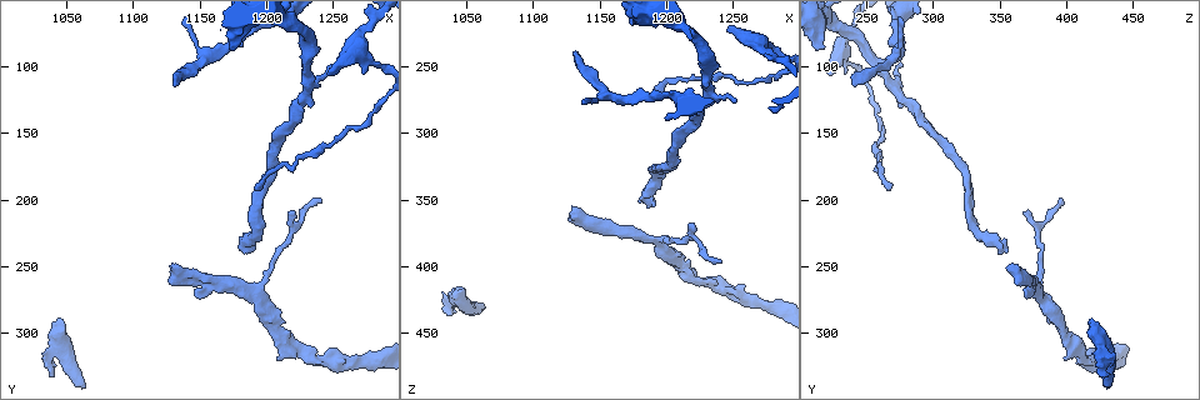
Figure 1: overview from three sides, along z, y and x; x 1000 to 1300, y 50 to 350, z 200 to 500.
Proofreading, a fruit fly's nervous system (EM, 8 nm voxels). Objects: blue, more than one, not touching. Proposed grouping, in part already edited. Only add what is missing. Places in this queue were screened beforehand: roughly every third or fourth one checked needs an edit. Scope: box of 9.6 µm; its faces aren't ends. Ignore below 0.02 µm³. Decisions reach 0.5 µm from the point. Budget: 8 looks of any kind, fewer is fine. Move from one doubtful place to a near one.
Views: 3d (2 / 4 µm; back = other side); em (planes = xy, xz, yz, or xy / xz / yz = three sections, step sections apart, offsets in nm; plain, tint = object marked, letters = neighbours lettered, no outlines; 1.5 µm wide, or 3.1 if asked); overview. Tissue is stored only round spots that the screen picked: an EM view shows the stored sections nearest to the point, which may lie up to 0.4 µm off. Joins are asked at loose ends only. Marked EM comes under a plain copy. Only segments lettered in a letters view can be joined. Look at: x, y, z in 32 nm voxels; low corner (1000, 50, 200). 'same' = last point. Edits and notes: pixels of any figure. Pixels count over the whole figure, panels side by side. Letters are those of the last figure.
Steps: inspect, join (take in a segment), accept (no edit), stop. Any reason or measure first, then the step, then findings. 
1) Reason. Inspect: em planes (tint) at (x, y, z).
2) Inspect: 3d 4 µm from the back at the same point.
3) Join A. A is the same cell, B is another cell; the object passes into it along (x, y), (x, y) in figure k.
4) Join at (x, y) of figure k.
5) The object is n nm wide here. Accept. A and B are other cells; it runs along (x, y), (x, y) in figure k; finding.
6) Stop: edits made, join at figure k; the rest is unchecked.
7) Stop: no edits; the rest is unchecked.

Free end. Inspect: 3d 4 µm at (1128, 114, 240).

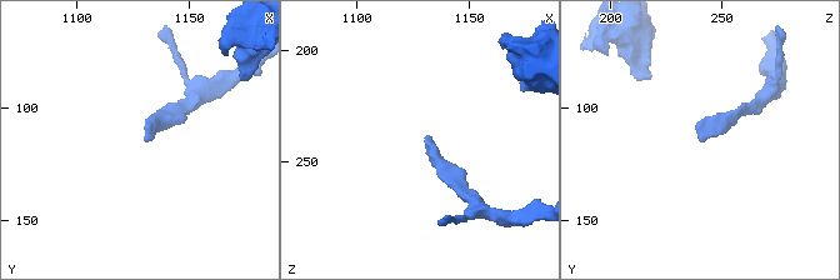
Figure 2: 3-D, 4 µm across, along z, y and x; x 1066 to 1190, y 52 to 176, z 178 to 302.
Inspect: em planes (letters) at (1129, 114, 239).

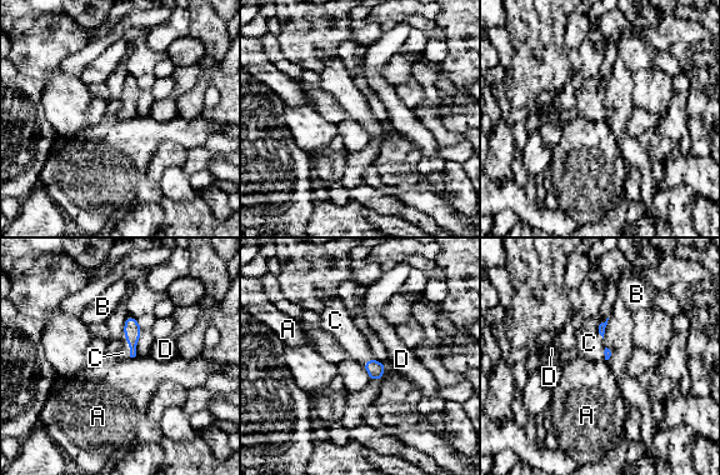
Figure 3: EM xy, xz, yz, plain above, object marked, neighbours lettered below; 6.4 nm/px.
The longest contact is with C, 150 nm. Join at (123, 353) of figure 3. C is the same cell, A, B and D are other cells; it goes on there.

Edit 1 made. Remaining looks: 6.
Tapers out. Inspect: 3d 4 µm at (1190, 194, 266).

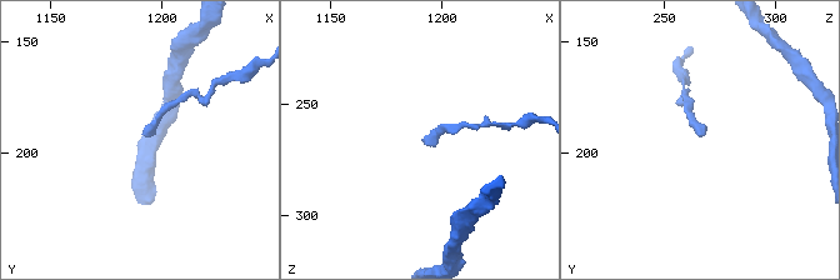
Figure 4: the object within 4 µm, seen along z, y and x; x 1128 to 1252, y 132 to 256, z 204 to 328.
Need the tissue. Inspect: em yz step 8 (tint) at (1192, 193, 265).

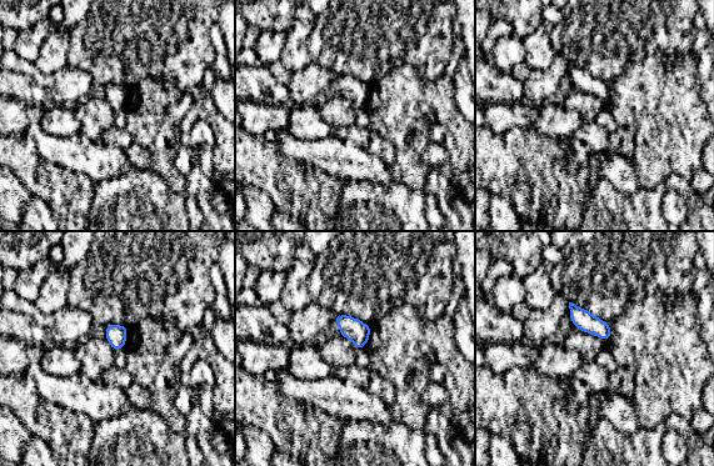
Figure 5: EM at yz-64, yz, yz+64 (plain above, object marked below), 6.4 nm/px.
See the neighbours. Inspect: em yz step 8 (letters) at the same point.

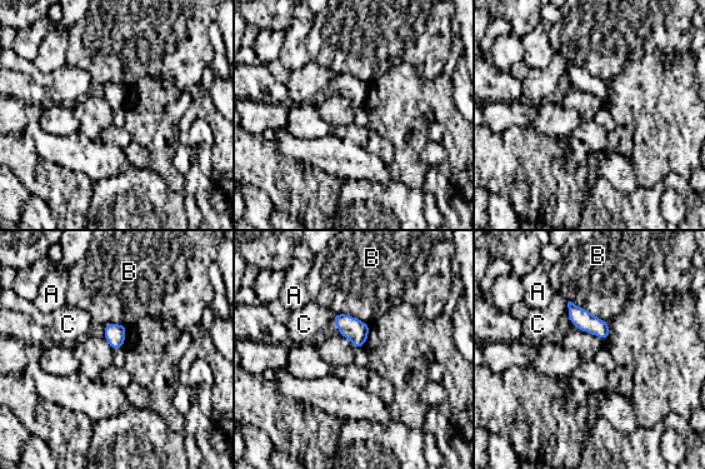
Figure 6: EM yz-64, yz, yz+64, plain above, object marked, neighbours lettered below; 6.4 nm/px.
The object is 130 nm wide here. Accept. A, B and C are other cells; a border runs along (568, 300), (609, 323) in figure 6; no lettered segment goes on from it.

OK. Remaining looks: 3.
An open end. Inspect: 3d 4 µm at (1246, 104, 224).

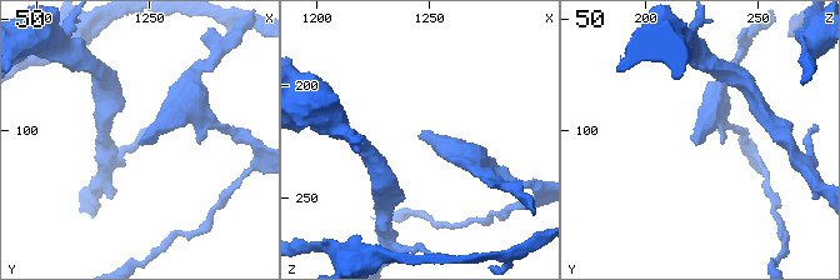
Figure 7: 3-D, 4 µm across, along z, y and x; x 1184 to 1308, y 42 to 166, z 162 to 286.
Inspect: em planes (letters) at (1244, 104, 224).

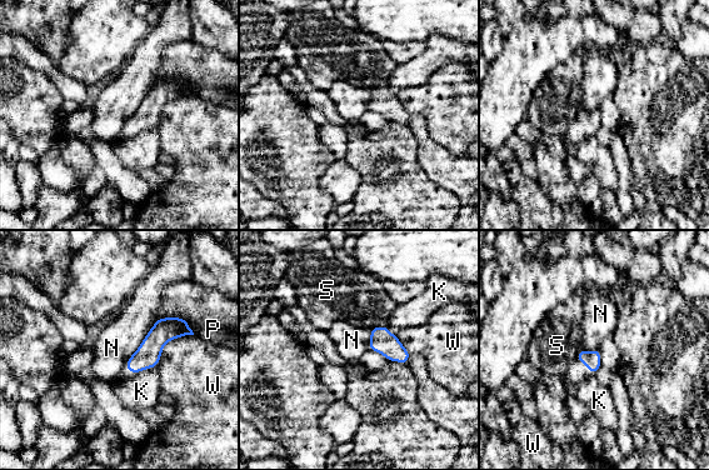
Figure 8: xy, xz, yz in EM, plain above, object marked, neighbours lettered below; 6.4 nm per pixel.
Accept. K, N, P, S and W are other cells; a border runs along (158, 319), (123, 366) in figure 8; none of them fits.

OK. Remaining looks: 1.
Stop: edits made, join at figure 3; the rest is unchecked.

